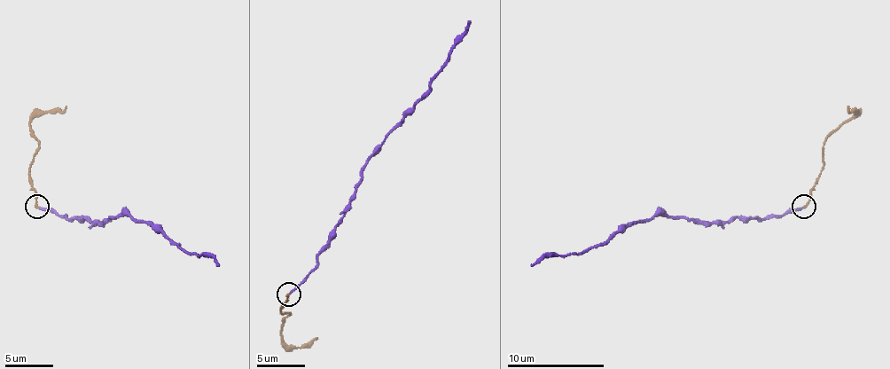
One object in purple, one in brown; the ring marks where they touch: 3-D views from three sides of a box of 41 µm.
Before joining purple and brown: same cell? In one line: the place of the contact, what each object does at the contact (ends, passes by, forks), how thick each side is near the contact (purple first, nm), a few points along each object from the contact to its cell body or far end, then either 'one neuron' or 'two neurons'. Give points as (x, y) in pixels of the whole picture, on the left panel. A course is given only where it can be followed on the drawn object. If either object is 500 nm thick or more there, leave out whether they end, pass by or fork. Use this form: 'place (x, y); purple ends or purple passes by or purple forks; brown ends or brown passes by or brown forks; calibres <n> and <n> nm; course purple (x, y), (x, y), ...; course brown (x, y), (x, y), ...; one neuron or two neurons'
place (37, 207); purple ends; brown ends; calibres 190 and 170 nm; course purple (37, 206), (98, 223), (108, 218), (129, 215), (156, 225), (178, 247), (192, 255), (210, 255), (220, 266); course brown (37, 206), (30, 172), (37, 140), (30, 121), (45, 111), (57, 111), (66, 106); two neurons

